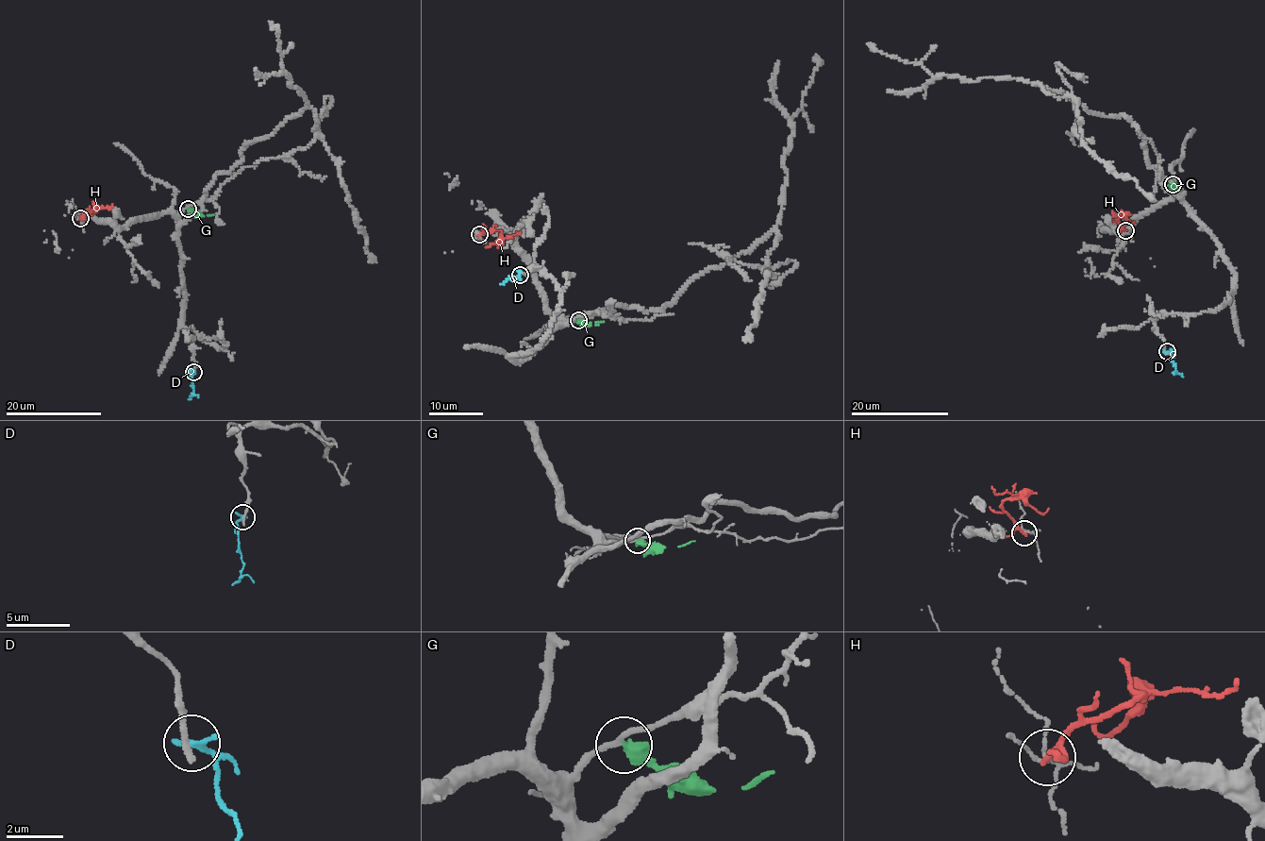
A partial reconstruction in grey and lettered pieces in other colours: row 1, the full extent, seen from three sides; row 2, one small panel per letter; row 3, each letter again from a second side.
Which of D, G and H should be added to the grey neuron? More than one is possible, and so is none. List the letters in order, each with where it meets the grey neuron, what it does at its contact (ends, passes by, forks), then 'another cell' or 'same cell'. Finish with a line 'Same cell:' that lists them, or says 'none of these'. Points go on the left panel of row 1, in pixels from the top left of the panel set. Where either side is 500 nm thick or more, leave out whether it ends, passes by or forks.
D: (193, 372) | it ends | another cell
G: (188, 209) | it ends | another cell
H: (80, 218) | it passes by | another cell
Same cell: none of these

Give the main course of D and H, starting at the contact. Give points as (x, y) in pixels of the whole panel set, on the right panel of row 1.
D: (1167, 351), (1175, 371), (1182, 376)
H: (1125, 229), (1117, 221), (1122, 216), (1112, 211)

